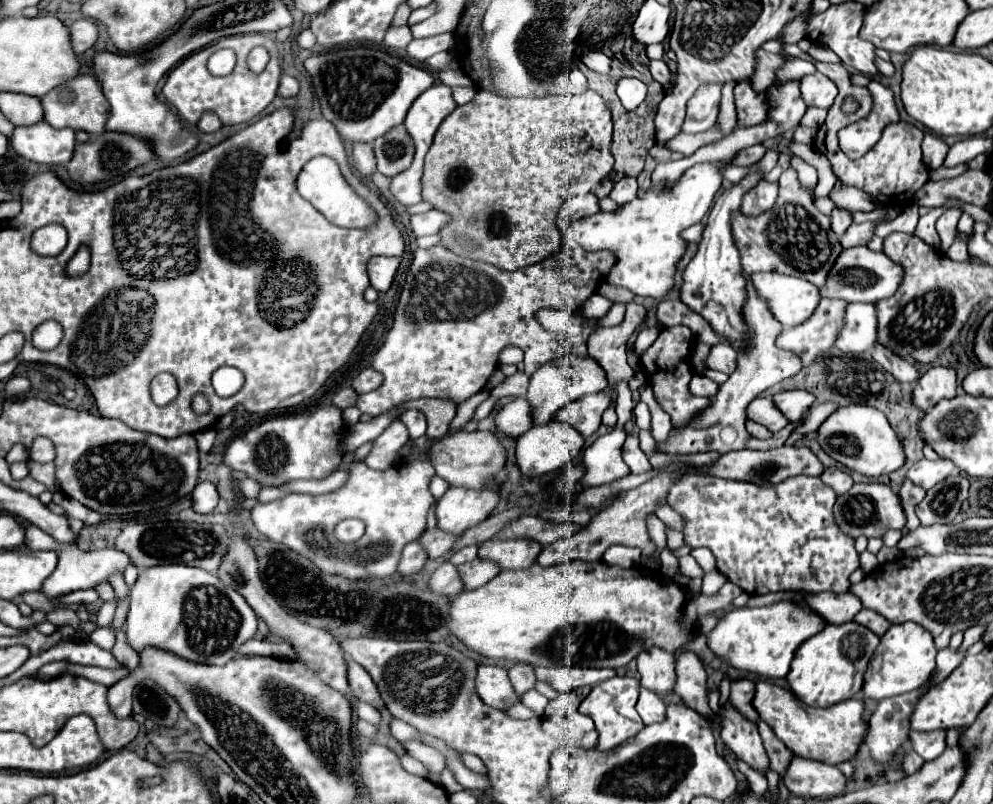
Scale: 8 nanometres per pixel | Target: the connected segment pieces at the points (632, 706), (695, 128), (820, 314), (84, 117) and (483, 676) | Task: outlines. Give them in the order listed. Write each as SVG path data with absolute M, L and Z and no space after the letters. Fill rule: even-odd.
M624 675L624 677L614 677L614 679L608 679L608 681L602 681L580 703L580 707L578 707L580 713L588 715L594 721L596 731L600 733L596 749L612 749L614 745L630 739L634 733L638 733L644 727L640 715L636 713L638 695L640 695L640 681L636 677Z
M704 83L690 97L686 107L686 121L682 125L684 133L700 133L716 123L720 97L724 83Z
M824 297L810 321L782 331L778 337L778 347L800 353L804 367L810 365L818 353L830 349L838 339L838 333L844 327L846 307L848 301L844 299Z
M78 75L72 81L66 81L54 87L48 95L42 97L42 107L44 107L44 121L56 129L62 129L62 127L70 127L74 131L84 129L96 135L104 131L104 123L108 115L108 101L98 81L92 75ZM70 91L72 91L72 97L70 97Z
M480 665L476 675L476 691L480 699L500 711L508 711L514 703L520 701L520 695L514 691L508 671L498 665Z

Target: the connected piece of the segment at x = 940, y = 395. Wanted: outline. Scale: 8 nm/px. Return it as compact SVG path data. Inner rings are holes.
M932 367L920 379L912 391L912 403L926 411L942 399L950 399L958 393L956 371L950 367Z

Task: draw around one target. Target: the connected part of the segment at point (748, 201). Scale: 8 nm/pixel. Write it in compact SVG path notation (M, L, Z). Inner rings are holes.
M760 179L756 187L744 193L742 199L742 213L746 215L760 215L764 209L770 209L778 197L778 183Z

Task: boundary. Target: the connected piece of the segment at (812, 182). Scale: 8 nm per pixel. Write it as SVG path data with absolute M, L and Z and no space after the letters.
M792 155L790 165L798 171L798 179L802 187L809 191L814 200L816 197L814 190L818 182L816 169L796 155Z

